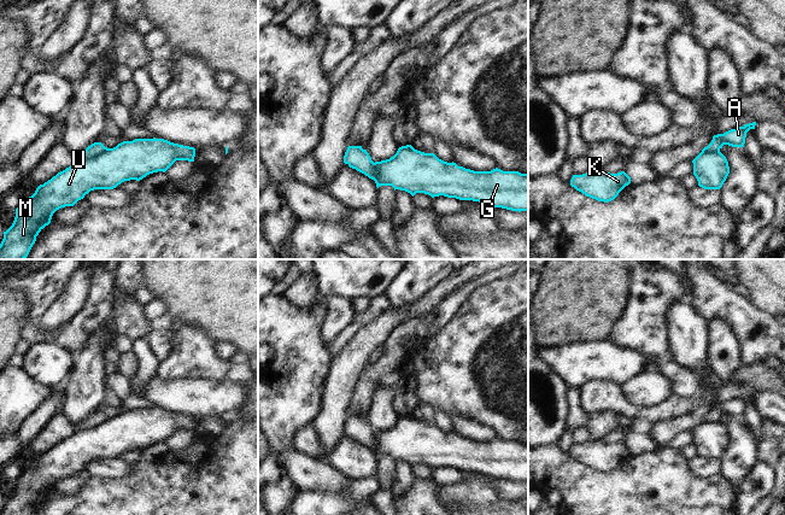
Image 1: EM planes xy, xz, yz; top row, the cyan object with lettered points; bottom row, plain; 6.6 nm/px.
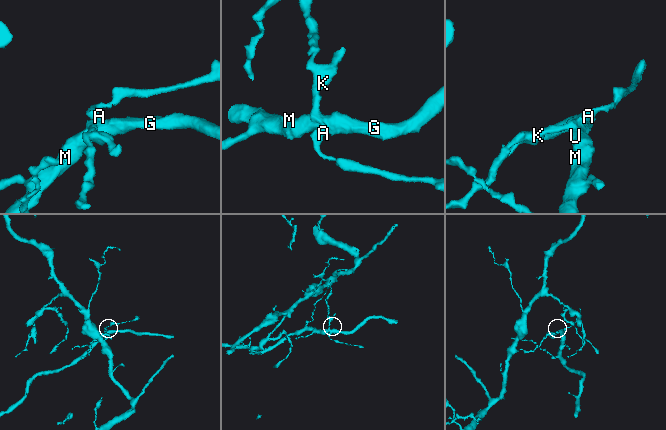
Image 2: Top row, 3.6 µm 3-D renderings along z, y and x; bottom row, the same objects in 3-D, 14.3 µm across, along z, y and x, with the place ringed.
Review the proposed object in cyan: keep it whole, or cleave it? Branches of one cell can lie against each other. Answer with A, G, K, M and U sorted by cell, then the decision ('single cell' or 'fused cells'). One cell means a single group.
A K / G M U | fused cells

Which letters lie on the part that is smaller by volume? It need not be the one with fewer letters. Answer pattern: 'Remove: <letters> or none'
Remove: G, M, U

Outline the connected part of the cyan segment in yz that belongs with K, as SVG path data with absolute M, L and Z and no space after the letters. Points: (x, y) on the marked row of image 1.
M594 170L582 175L573 175L570 186L586 197L598 201L611 201L631 183L631 177L625 172L610 174Z

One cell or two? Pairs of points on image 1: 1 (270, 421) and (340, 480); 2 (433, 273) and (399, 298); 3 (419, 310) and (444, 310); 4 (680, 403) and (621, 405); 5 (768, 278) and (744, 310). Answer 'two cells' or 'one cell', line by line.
1: two cells
2: one cell
3: two cells
4: one cell
5: two cells

